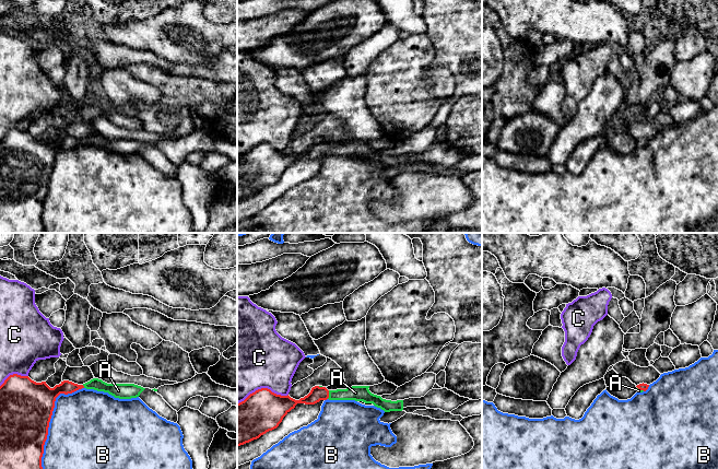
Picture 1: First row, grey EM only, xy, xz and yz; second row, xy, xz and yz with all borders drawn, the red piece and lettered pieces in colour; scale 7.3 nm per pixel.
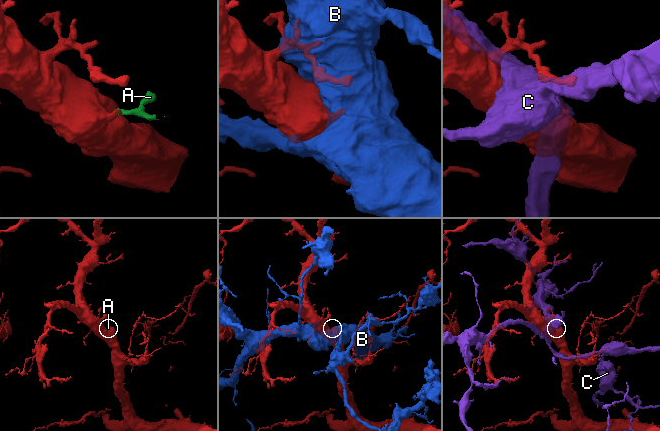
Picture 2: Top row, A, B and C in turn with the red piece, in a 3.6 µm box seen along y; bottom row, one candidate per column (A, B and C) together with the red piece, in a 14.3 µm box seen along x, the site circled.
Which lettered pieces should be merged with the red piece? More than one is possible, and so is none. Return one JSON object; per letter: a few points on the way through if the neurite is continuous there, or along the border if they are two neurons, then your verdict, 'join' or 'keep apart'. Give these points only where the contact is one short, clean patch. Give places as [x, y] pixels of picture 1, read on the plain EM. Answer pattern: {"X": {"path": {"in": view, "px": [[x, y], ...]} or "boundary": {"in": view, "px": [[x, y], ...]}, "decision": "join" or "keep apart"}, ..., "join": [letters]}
{"A": {"path": {"in": "xz", "px": [[317, 149], [328, 150], [355, 148]]}, "decision": "join"}, "B": {"decision": "keep apart"}, "C": {"decision": "keep apart"}, "join": ["A"]}

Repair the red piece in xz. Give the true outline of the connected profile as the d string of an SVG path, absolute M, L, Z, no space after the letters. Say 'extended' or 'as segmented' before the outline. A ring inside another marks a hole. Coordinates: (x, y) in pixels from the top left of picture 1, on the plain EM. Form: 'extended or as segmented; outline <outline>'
extended; outline M315 141L307 151L299 155L295 155L289 150L276 150L268 143L258 144L237 159L237 202L276 184L297 159L315 160L327 154L355 155L373 159L385 167L402 166L407 162L426 162L451 167L471 155L443 143L432 144L421 153L391 156L372 149L368 143L369 141L352 141L346 144L328 145L326 142Z

